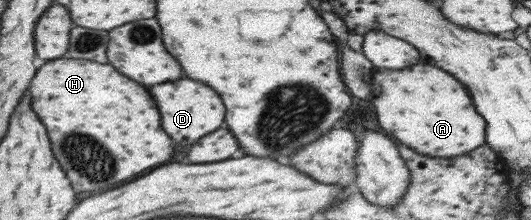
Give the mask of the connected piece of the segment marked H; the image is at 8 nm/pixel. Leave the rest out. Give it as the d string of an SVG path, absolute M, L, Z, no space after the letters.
M86 59L48 61L34 73L28 93L30 109L44 125L50 139L50 151L70 179L74 193L104 193L116 189L118 183L136 179L136 175L166 163L172 155L172 141L164 131L160 131L160 115L156 105L150 101L148 91L114 71L110 65L100 65Z

